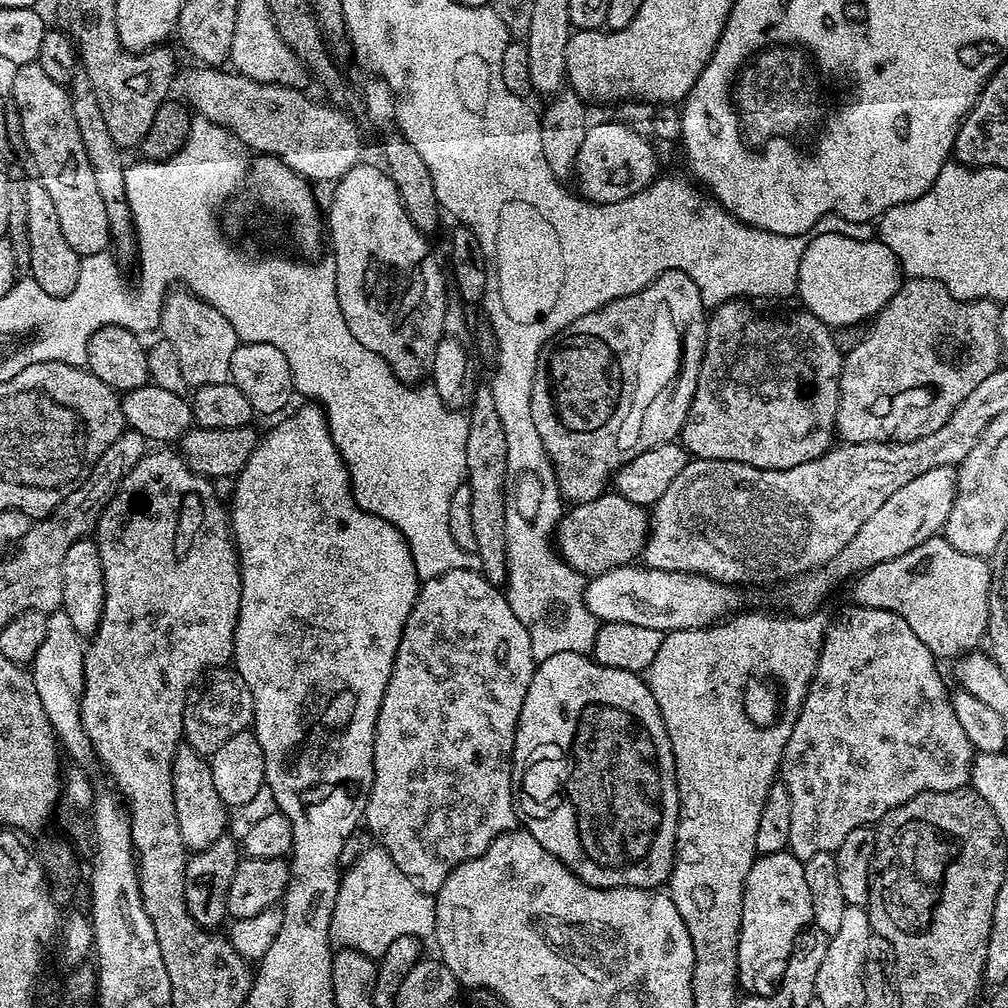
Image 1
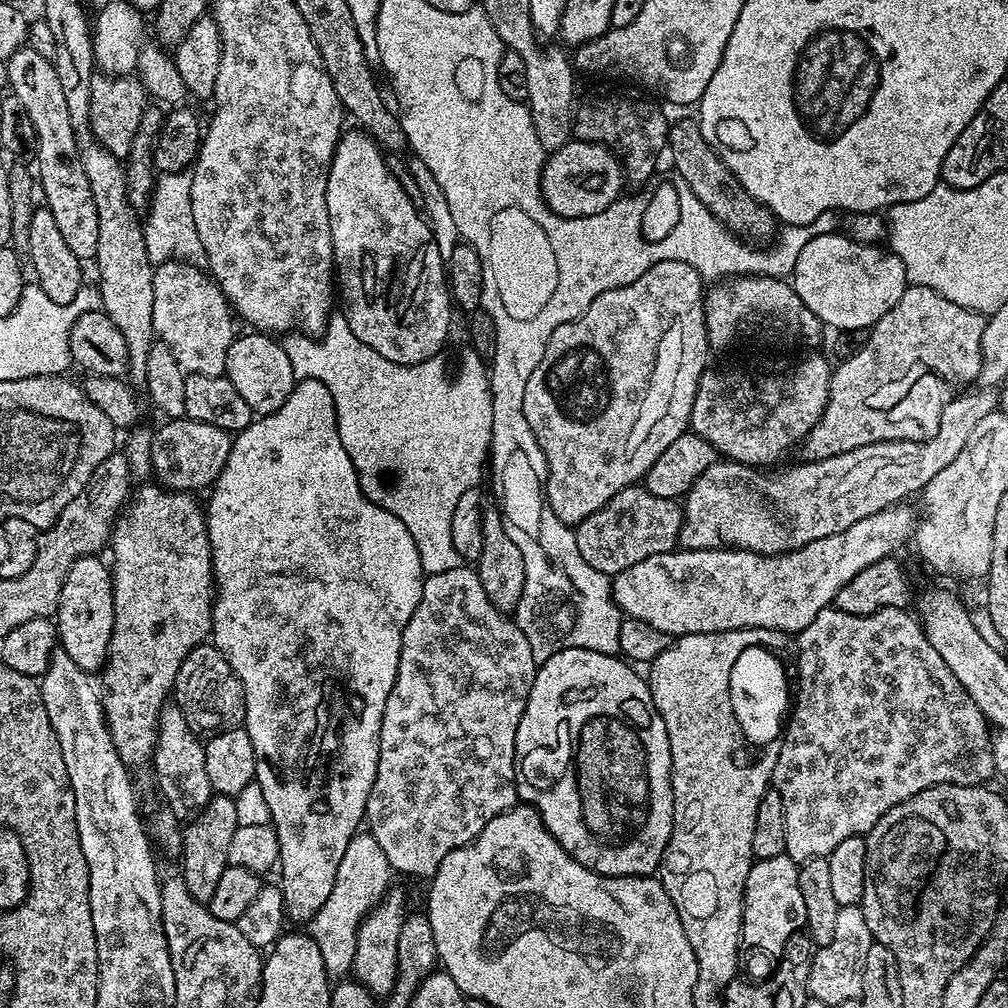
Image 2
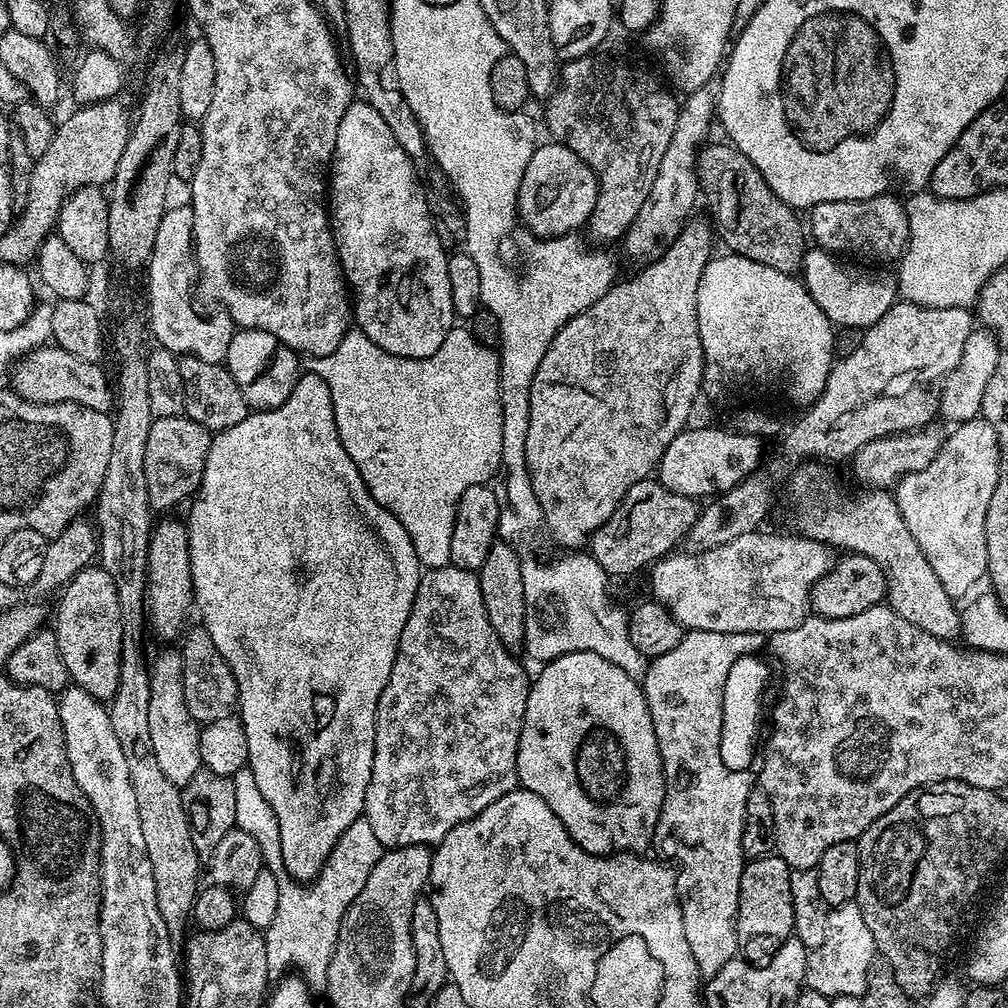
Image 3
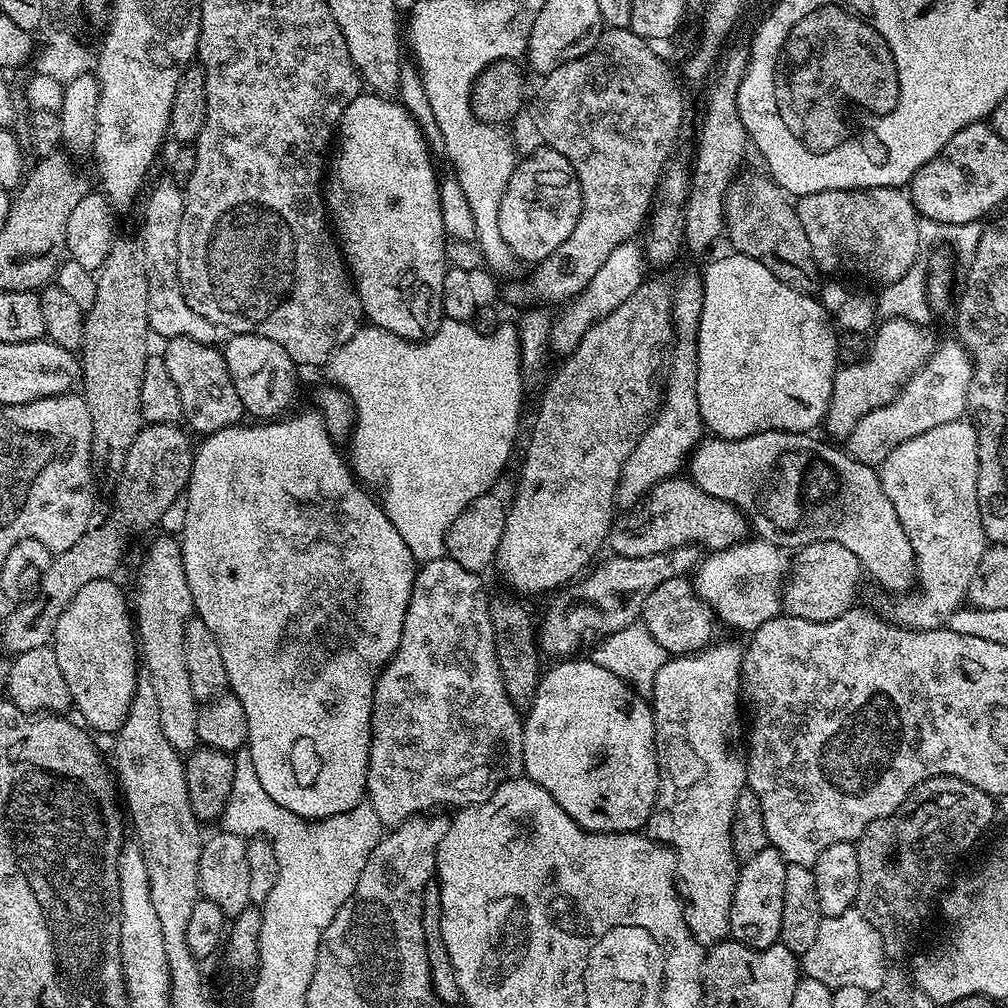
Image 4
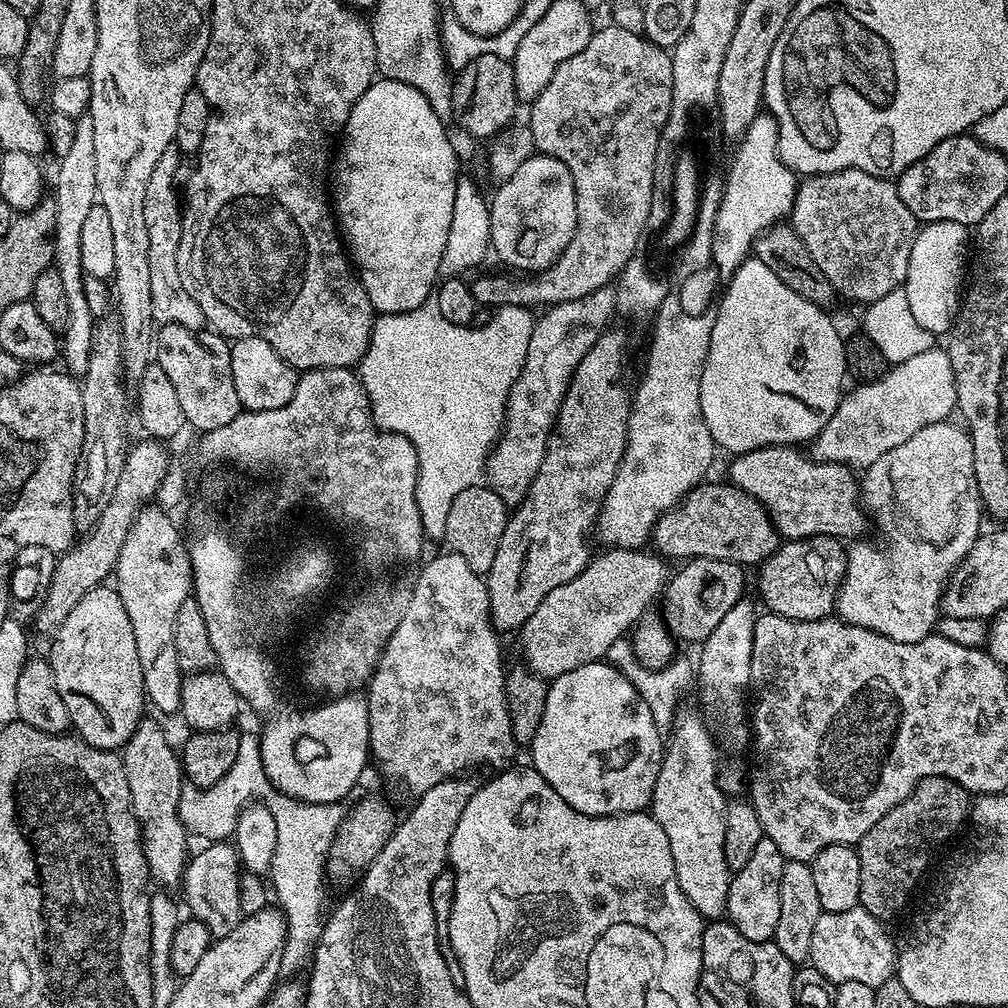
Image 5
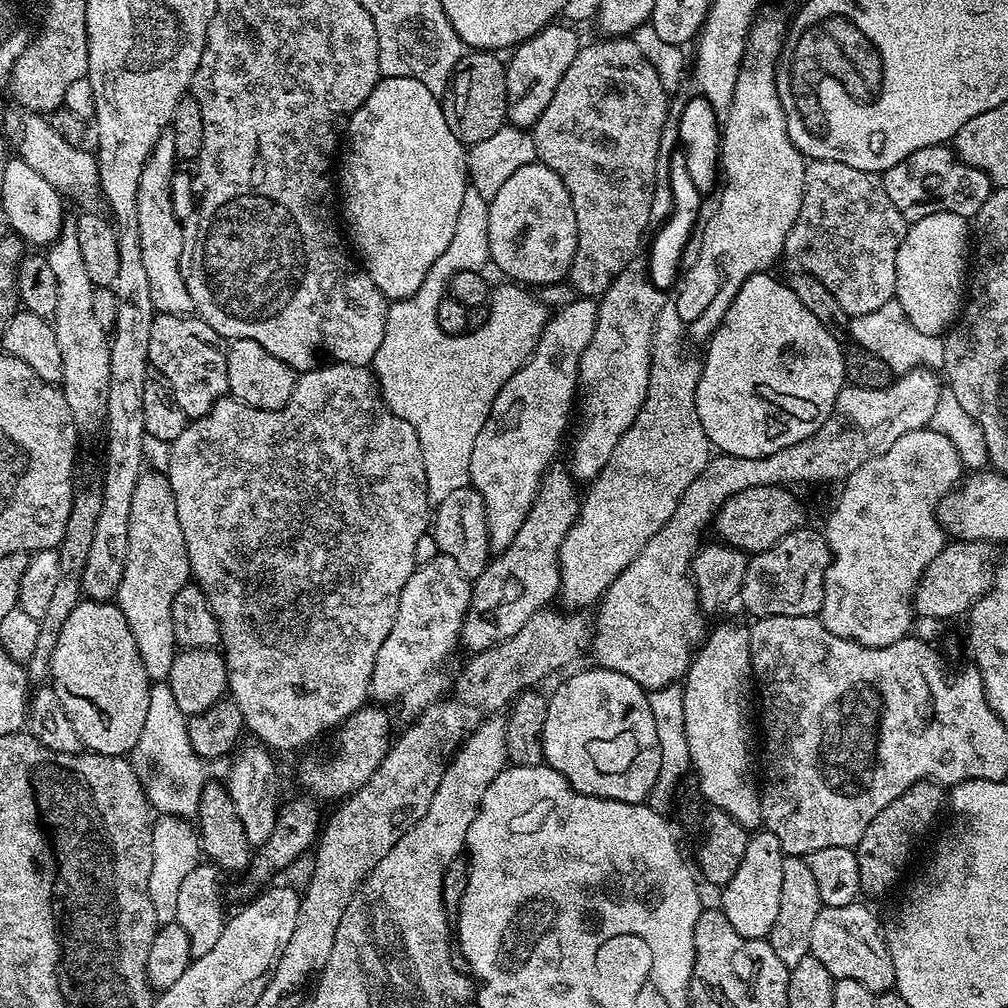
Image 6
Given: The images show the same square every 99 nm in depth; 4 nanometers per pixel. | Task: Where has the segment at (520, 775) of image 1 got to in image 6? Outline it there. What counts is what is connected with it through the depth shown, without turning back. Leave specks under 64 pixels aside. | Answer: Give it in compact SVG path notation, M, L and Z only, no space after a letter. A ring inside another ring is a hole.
M591 667L586 669L585 672L574 673L569 680L562 681L548 696L546 722L544 723L544 733L542 734L544 763L548 767L558 770L558 774L562 774L562 778L566 778L566 782L570 782L570 786L574 790L578 790L587 796L601 796L618 802L634 802L635 804L647 801L648 795L652 792L654 782L658 782L658 766L662 766L662 754L658 746L658 733L654 731L654 714L650 714L648 692L640 688L638 682L634 682L634 678L630 678L626 674L618 674L609 668Z

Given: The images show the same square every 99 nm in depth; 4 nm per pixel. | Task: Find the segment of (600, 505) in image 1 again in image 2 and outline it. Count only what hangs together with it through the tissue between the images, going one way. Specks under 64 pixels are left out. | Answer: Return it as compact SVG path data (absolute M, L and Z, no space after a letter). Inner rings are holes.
M633 486L614 494L602 510L575 525L574 531L578 554L582 554L594 570L611 578L654 554L673 551L680 543L683 525L684 509L676 500L658 498L658 494L650 494L642 486Z

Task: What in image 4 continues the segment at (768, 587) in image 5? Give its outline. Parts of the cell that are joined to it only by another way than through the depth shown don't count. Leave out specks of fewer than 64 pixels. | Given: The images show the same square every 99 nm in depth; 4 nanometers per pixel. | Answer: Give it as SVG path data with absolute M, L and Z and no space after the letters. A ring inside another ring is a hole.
M823 540L799 549L790 564L784 582L782 608L789 616L806 618L810 622L830 622L846 614L857 603L856 591L860 588L862 566L846 546Z

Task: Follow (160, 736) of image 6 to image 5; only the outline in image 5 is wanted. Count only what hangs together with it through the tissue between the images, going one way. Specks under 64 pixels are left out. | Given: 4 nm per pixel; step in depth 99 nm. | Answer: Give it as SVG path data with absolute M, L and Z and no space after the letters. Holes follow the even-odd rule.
M244 734L240 737L238 758L234 766L230 766L226 778L209 788L196 788L192 783L185 783L178 802L180 820L193 837L201 836L204 842L224 842L235 837L240 812L257 798L270 810L270 814L274 814L278 826L278 846L274 850L270 888L275 903L284 914L284 921L288 923L288 940L284 943L280 970L284 974L296 974L303 964L305 967L311 961L320 940L320 929L326 916L324 880L328 852L336 837L336 829L342 826L350 808L344 802L307 804L275 791L264 773L259 735Z

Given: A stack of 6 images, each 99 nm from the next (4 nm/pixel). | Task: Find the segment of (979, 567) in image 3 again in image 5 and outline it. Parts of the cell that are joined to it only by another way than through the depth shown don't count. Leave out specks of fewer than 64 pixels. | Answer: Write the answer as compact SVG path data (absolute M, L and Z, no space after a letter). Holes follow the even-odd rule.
M945 422L943 424L922 426L922 430L918 430L918 434L912 435L911 438L906 438L906 442L902 442L902 446L894 446L894 450L882 454L882 458L878 458L878 462L874 462L869 468L863 469L862 479L859 481L862 503L871 523L873 520L882 531L888 532L888 552L884 548L879 548L876 544L852 542L847 545L848 565L844 571L844 576L840 579L840 587L836 589L836 607L834 609L835 615L839 619L846 621L847 624L862 626L866 630L874 630L886 638L894 638L894 642L922 642L922 638L933 635L936 622L942 615L944 587L948 584L948 577L964 561L966 554L970 552L974 542L982 534L982 527L980 528L982 505L978 482L974 478L972 437L968 435L963 427L958 428L952 423Z

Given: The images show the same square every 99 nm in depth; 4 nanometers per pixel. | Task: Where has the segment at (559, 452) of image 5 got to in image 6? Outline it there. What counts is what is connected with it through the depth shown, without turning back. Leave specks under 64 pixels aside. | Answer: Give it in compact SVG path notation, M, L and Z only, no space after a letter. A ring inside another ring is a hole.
M556 466L545 472L538 494L530 506L530 514L526 514L526 522L522 522L518 534L514 534L514 542L510 542L504 552L489 559L488 568L472 585L470 606L458 637L459 643L469 648L469 653L475 654L490 646L498 646L498 642L506 642L506 638L514 638L514 634L518 634L518 630L530 622L539 608L549 607L557 599L560 589L560 547L570 526L574 526L582 503L581 489L576 489L577 481L571 471L561 468Z

